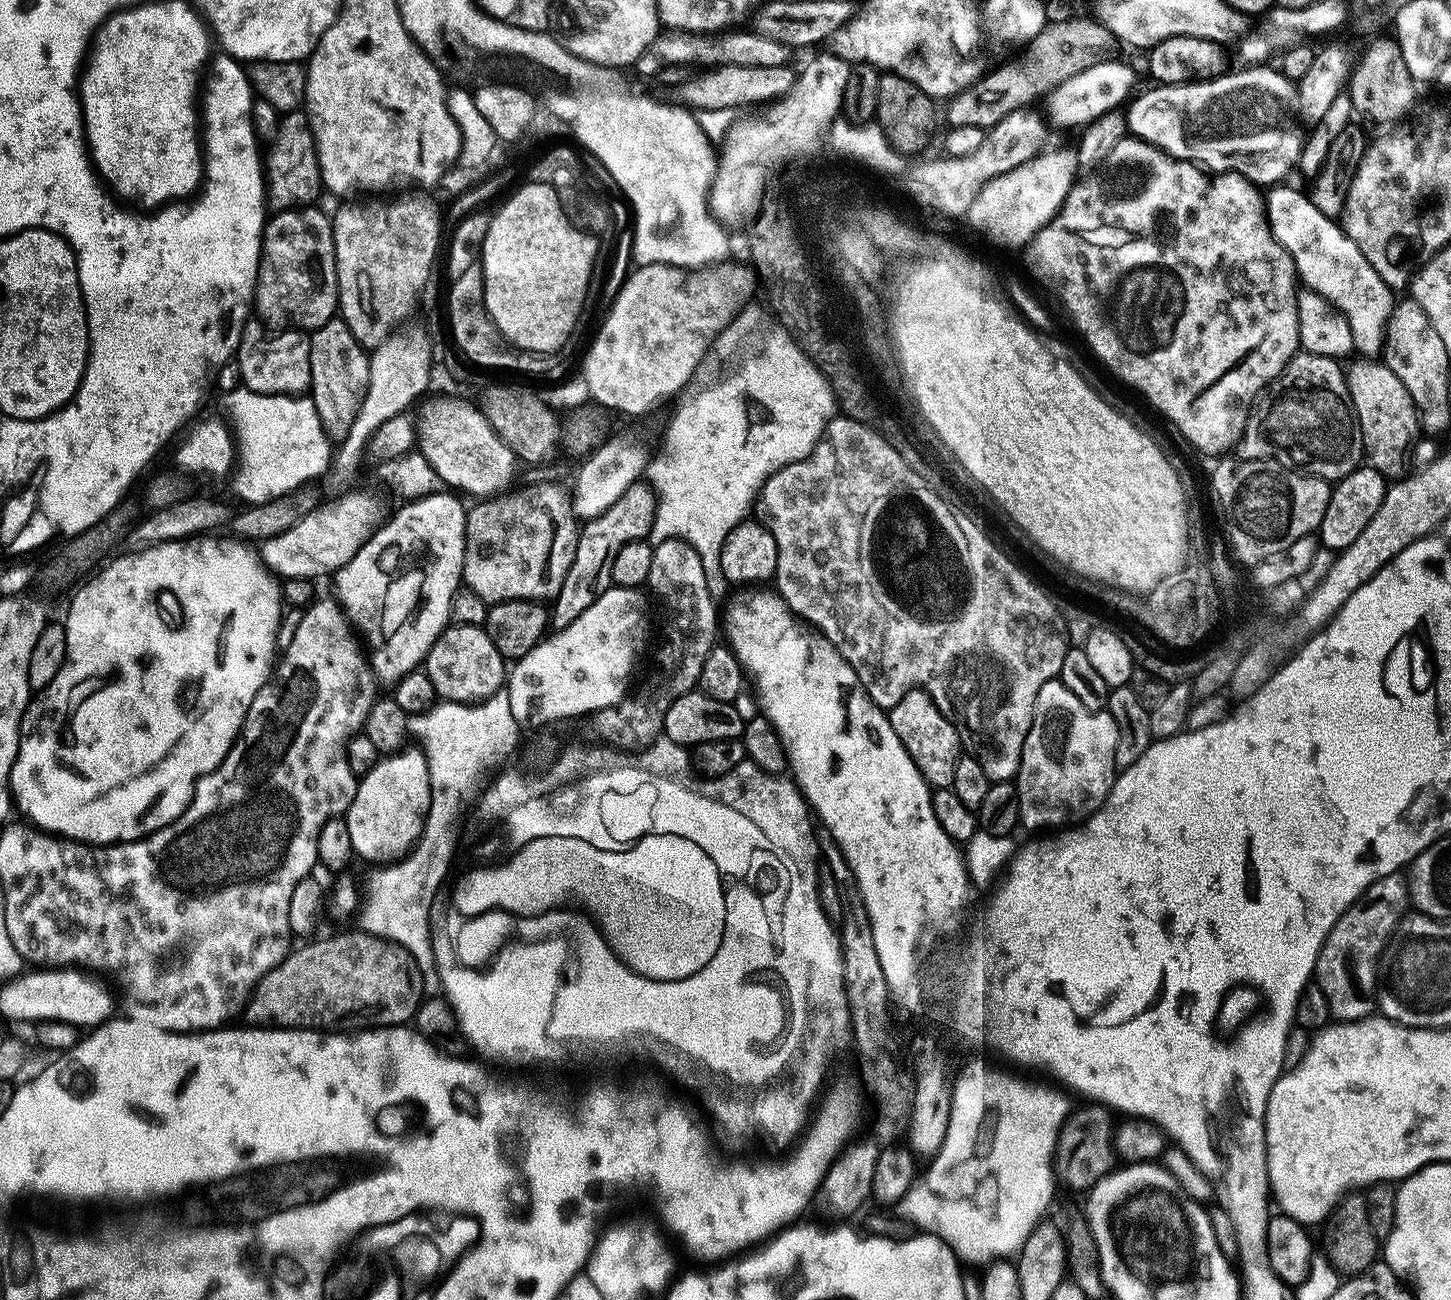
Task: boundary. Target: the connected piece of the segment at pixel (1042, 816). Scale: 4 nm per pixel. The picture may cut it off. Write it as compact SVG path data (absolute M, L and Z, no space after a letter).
M1060 679L1046 682L1038 692L1038 702L1026 742L1020 768L1014 777L1018 790L1020 806L1020 824L1028 828L1044 828L1047 824L1060 824L1063 820L1072 820L1075 816L1087 818L1104 805L1104 799L1110 794L1118 769L1114 758L1114 746L1118 746L1118 726L1106 710L1097 710L1082 706Z

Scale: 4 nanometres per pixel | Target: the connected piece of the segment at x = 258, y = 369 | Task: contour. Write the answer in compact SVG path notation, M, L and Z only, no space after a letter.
M255 323L245 324L240 344L236 348L235 360L240 367L243 387L249 393L262 396L299 397L312 387L312 366L308 336L300 330L284 330L273 340L260 344L261 329Z

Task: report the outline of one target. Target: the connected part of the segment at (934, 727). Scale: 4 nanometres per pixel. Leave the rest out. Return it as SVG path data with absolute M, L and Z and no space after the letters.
M912 688L892 708L887 709L890 726L898 734L898 742L906 746L906 754L918 766L925 780L932 786L951 785L954 778L954 766L958 766L962 755L962 745L958 730L944 717L942 710L934 706L930 694L920 688Z

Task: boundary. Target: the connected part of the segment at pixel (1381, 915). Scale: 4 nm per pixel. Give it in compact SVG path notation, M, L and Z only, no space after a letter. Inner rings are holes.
M1403 875L1379 876L1361 896L1351 904L1334 922L1330 934L1326 934L1326 942L1316 959L1314 983L1322 986L1322 994L1326 994L1328 1011L1337 1021L1343 1022L1349 1019L1360 1019L1363 1016L1371 1016L1374 1012L1374 1001L1378 996L1378 965L1380 956L1392 937L1392 931L1396 929L1396 923L1405 915L1409 907L1410 897L1408 885Z

